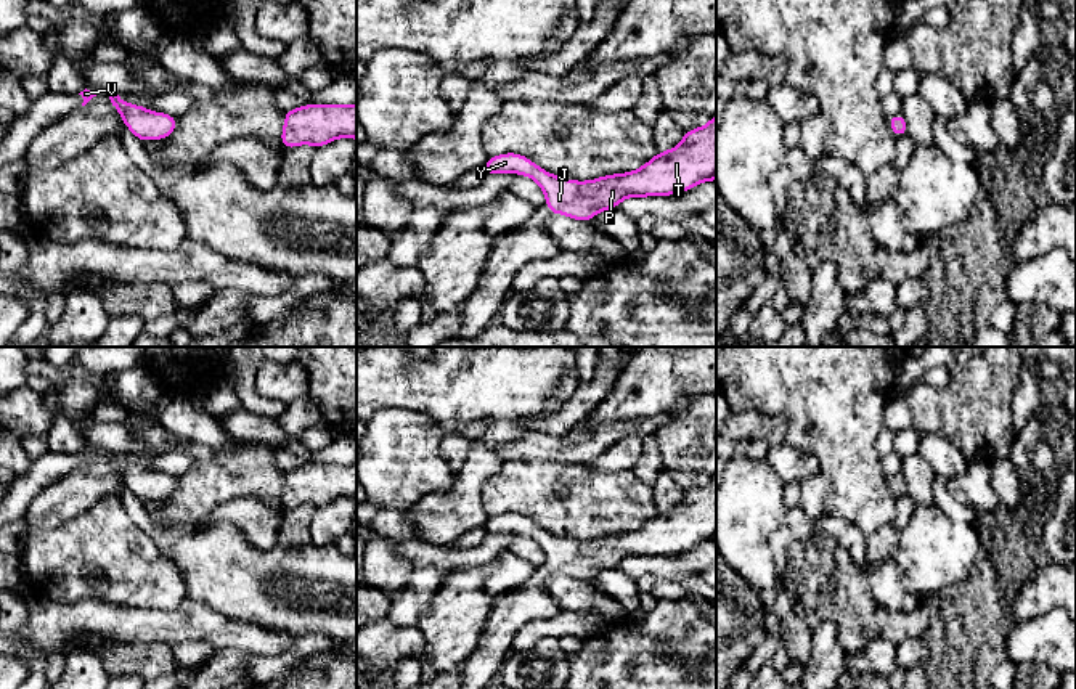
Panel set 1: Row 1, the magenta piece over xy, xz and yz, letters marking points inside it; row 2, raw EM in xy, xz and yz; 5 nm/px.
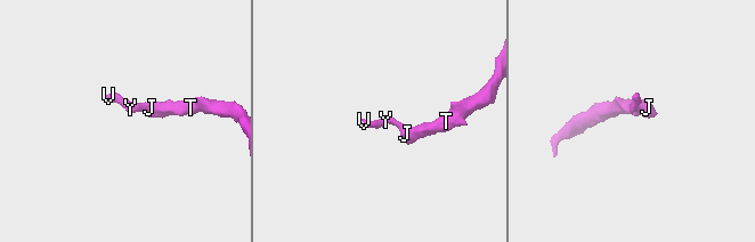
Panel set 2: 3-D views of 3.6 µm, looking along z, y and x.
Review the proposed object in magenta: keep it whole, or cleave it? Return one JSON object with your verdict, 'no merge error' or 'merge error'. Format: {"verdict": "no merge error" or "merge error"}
{"verdict": "no merge error"}

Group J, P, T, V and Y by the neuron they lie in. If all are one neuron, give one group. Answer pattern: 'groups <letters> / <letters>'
groups J P T V Y

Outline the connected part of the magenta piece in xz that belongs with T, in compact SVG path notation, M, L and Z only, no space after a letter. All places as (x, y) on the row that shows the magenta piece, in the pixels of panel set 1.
M716 114L703 127L684 132L683 141L668 151L657 153L649 162L633 172L604 175L588 181L562 178L538 167L527 156L504 153L491 156L483 164L487 175L519 173L533 178L544 193L552 215L562 214L573 220L589 222L594 215L617 206L626 198L670 196L689 191L702 181L716 180Z

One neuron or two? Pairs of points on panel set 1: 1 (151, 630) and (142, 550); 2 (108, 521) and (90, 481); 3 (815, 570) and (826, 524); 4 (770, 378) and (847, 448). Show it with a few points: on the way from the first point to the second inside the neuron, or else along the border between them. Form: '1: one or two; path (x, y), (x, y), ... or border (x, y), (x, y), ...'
1: two; border (185, 598), (172, 611), (121, 609), (111, 603)
2: two; border (118, 493), (101, 497), (85, 511), (68, 521)
3: two; border (816, 521), (851, 556)
4: one; path (789, 392), (827, 429)

